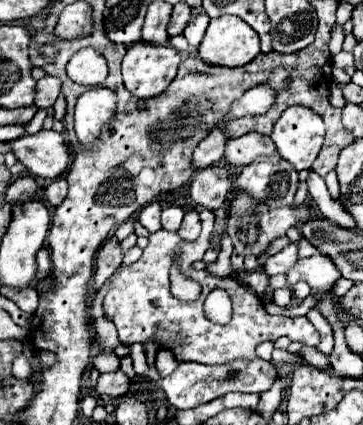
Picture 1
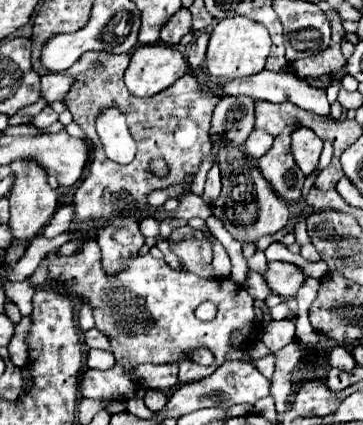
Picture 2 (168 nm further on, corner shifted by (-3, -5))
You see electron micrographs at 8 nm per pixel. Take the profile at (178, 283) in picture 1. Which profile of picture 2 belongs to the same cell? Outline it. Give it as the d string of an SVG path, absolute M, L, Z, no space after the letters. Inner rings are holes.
M190 225L174 229L168 237L170 251L180 259L183 270L201 278L212 279L212 247L202 231L192 229Z

